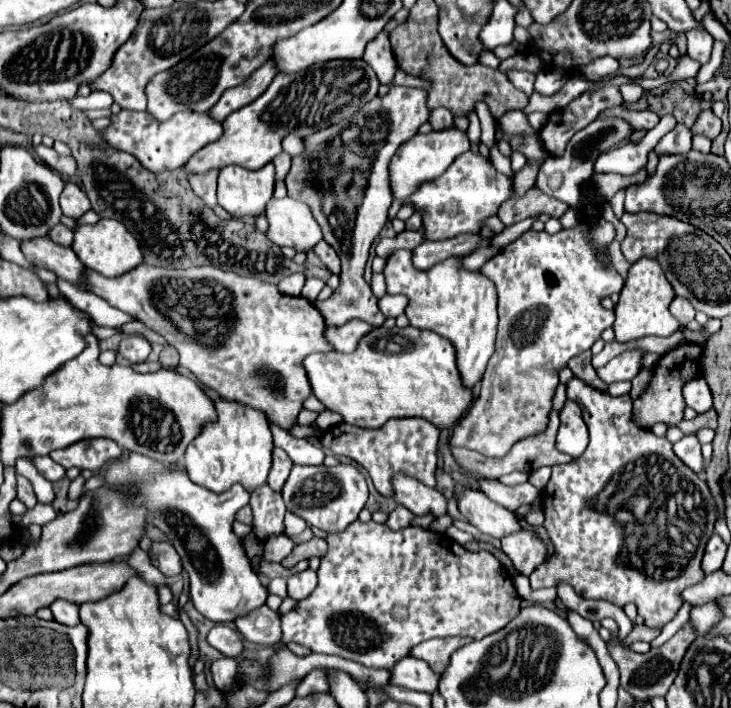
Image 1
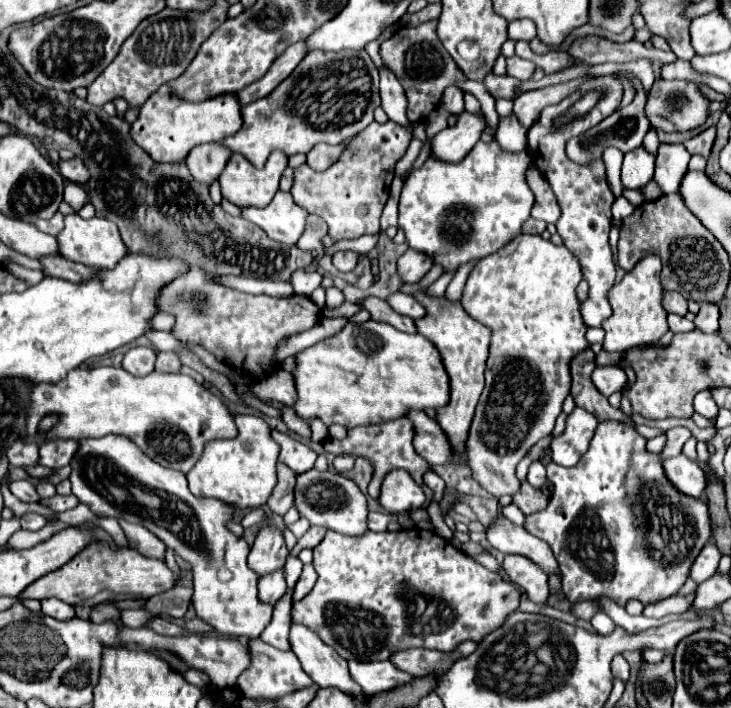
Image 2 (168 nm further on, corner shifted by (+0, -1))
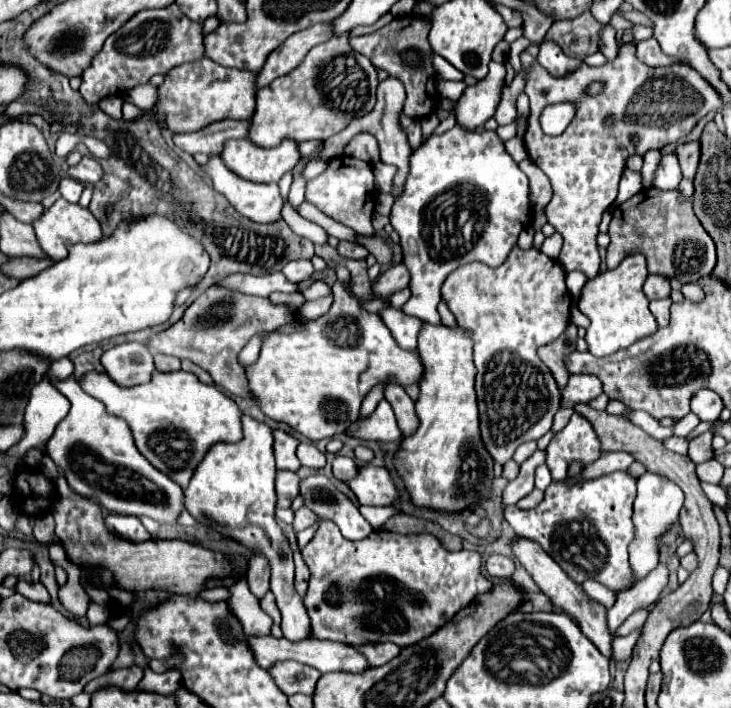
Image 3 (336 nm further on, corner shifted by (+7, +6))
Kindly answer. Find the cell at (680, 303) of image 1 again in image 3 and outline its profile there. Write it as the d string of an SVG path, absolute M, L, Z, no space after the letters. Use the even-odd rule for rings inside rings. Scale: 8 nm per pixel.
M649 275L643 287L645 295L649 297L649 301L653 299L667 299L671 295L671 285L665 277L657 277L657 275Z

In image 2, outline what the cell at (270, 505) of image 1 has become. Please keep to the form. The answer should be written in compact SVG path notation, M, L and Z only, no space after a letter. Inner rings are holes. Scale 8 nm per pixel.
M266 524L252 546L252 552L248 556L248 566L256 572L256 576L266 576L270 572L276 572L284 566L288 556L284 536L276 524Z

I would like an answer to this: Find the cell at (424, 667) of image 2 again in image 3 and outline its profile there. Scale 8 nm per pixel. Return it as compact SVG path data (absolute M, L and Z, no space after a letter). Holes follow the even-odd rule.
M381 643L381 645L363 645L357 647L361 649L361 653L365 653L367 661L371 667L379 667L385 665L387 661L391 661L393 657L397 657L401 653L401 647L395 643Z

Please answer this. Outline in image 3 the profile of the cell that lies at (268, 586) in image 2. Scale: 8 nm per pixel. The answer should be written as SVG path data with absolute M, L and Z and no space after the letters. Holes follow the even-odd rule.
M267 591L267 593L265 593L265 597L261 597L259 605L261 605L261 609L263 609L263 611L267 611L267 613L271 615L271 619L273 619L275 623L279 623L279 621L281 621L281 615L279 615L279 609L277 609L277 605L275 605L275 597L273 597L273 593L271 593L271 591Z

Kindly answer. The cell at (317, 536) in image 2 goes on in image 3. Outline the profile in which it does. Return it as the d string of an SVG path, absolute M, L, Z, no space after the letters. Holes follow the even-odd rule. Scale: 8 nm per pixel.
M301 507L299 511L295 511L295 521L293 521L295 533L299 533L299 531L303 531L303 529L315 525L315 523L317 523L317 515L315 515L311 509Z

